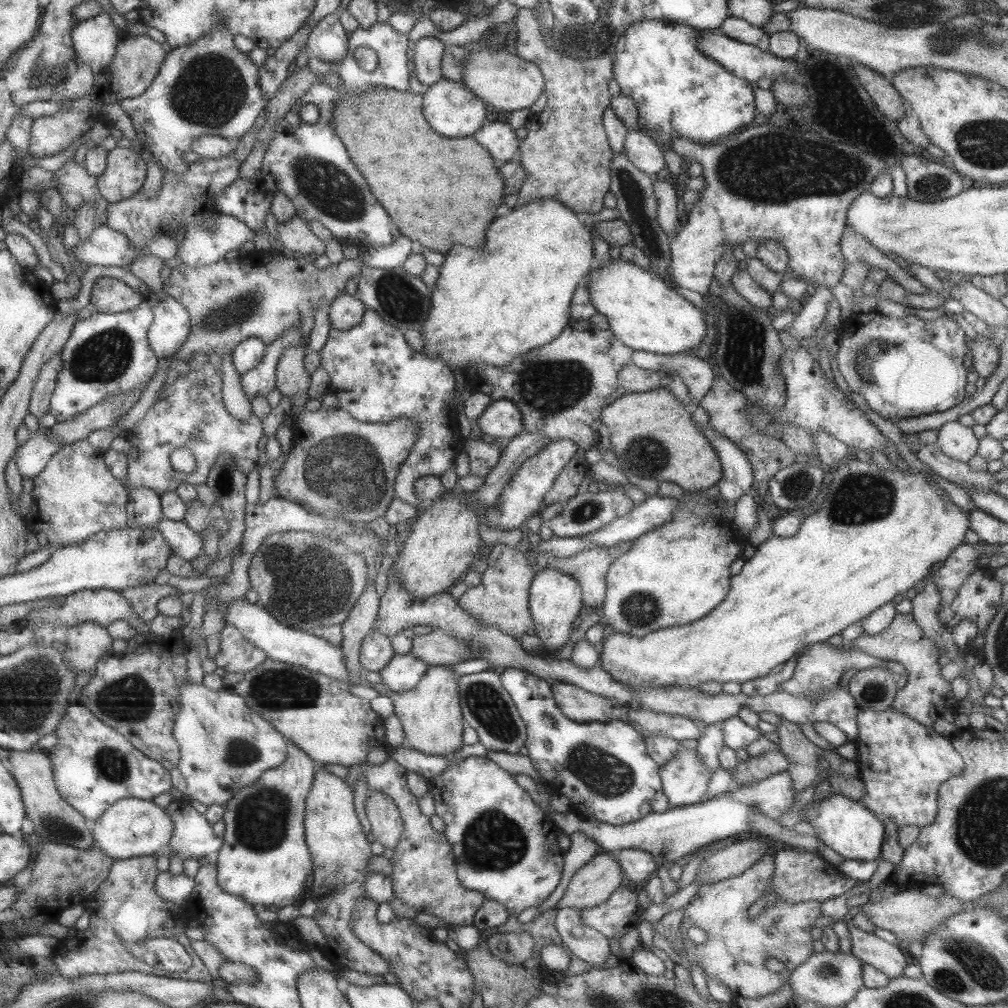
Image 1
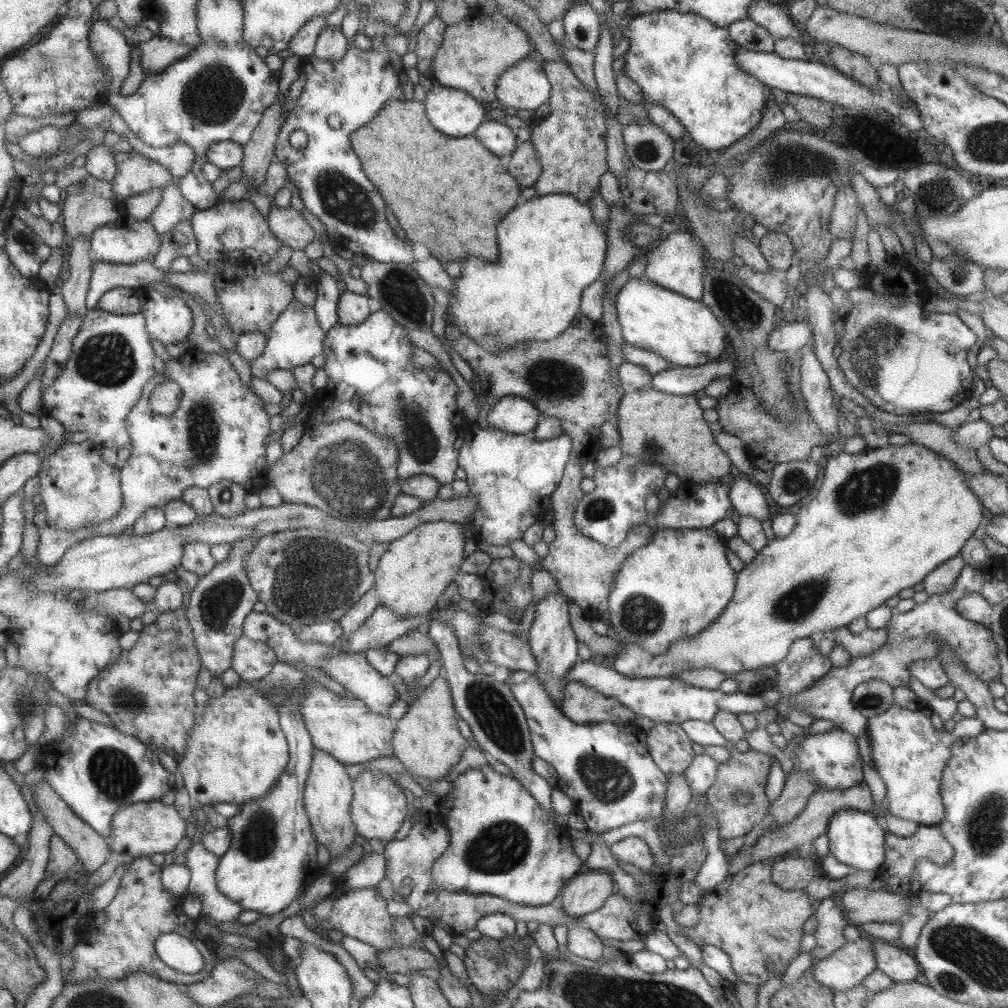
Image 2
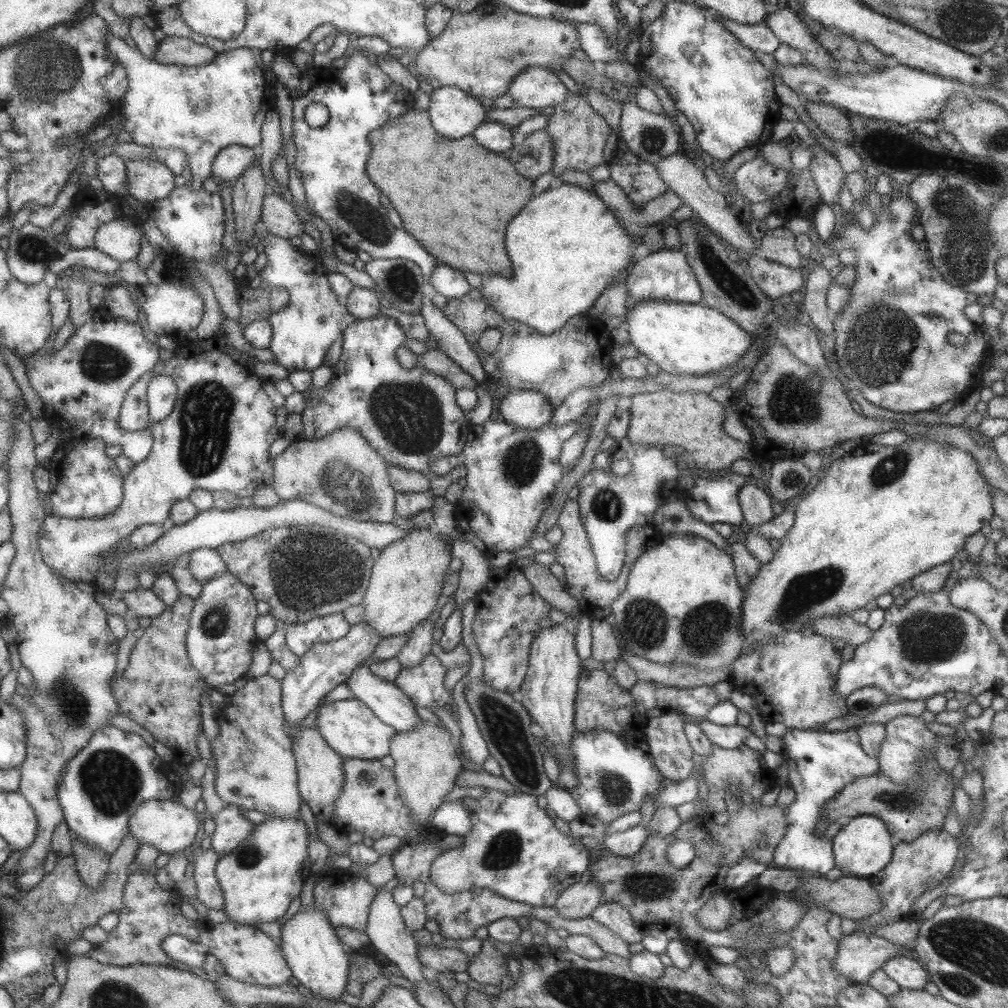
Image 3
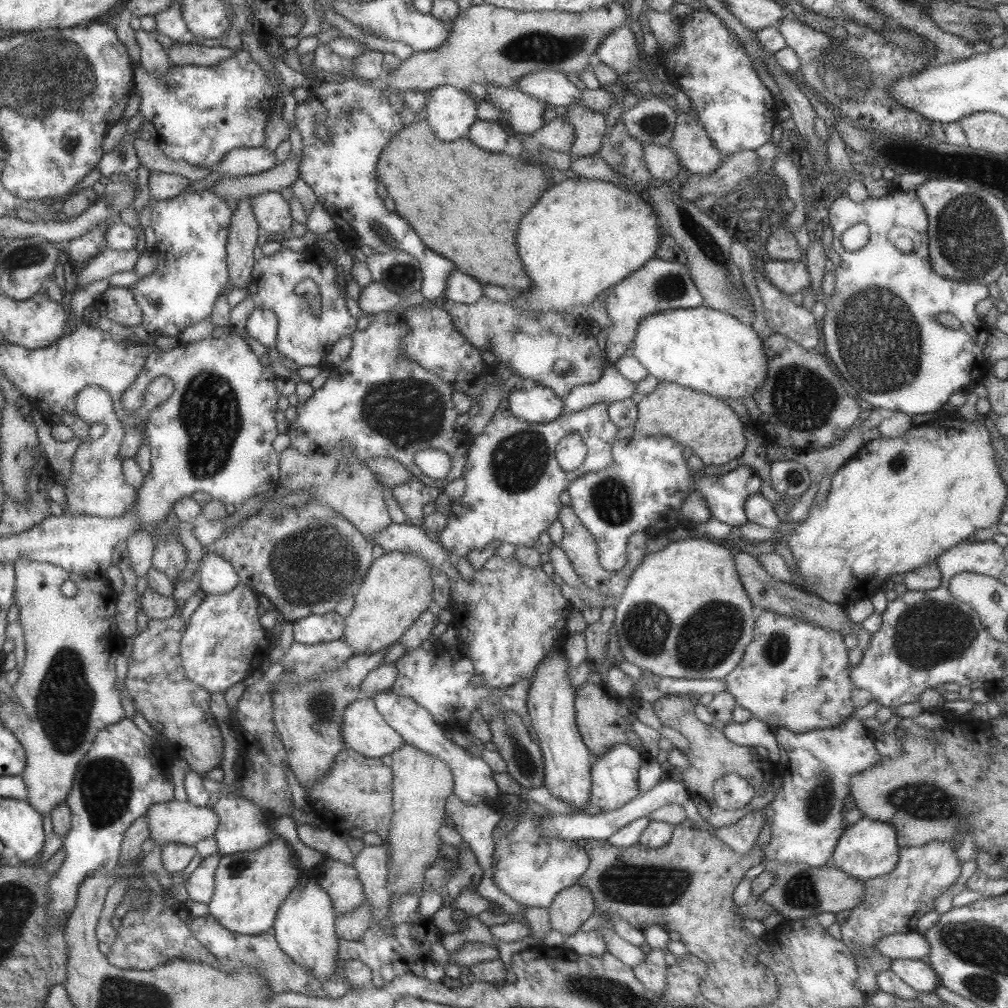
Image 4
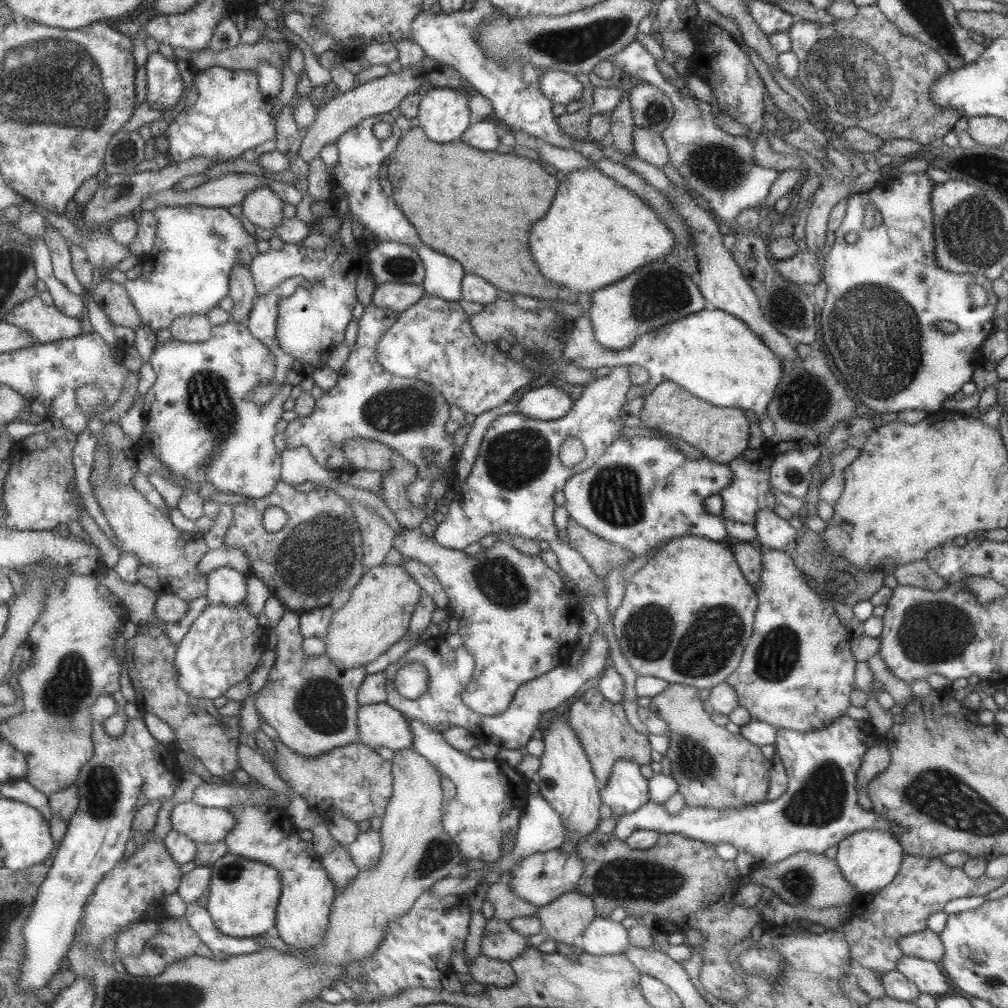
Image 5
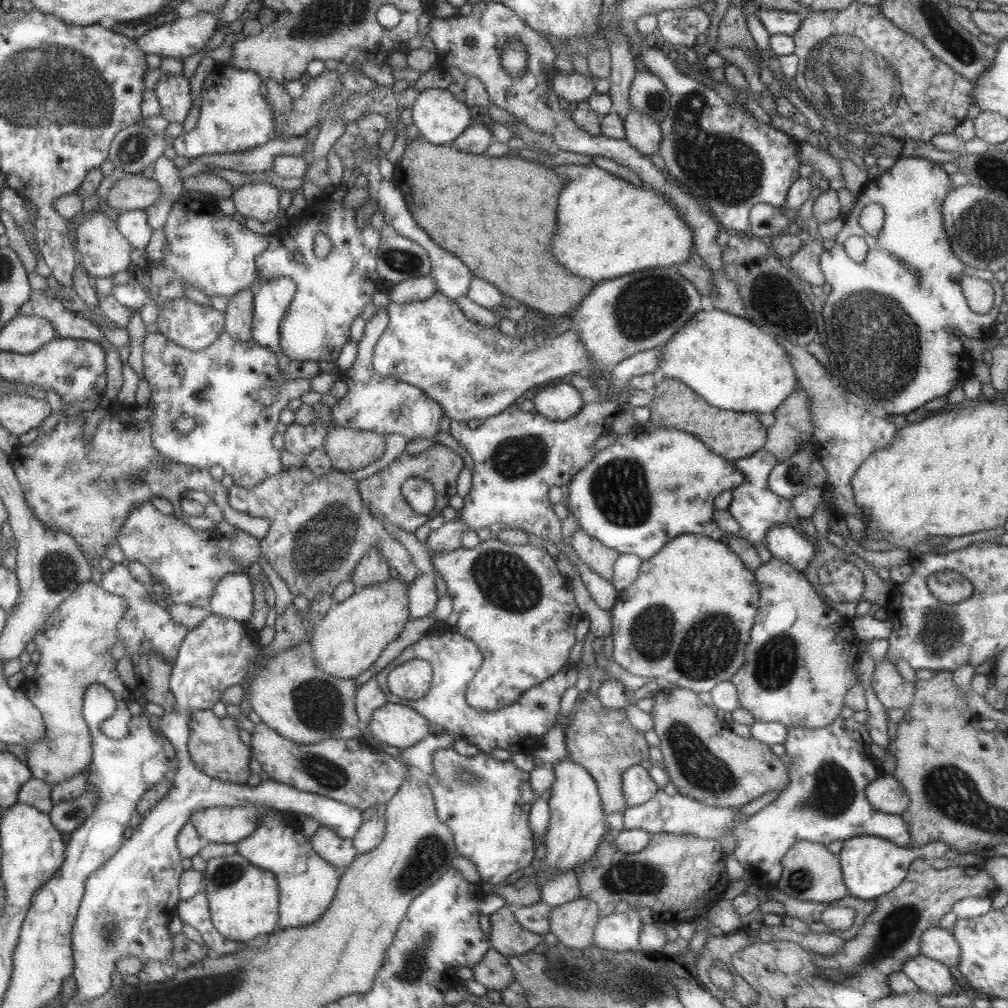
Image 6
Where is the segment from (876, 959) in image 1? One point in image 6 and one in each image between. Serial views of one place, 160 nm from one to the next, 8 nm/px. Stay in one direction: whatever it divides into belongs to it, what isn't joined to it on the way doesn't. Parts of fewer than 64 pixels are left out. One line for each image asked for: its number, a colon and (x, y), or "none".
2: (889, 958)
3: (906, 972)
4: (914, 973)
5: (925, 975)
6: (928, 975)

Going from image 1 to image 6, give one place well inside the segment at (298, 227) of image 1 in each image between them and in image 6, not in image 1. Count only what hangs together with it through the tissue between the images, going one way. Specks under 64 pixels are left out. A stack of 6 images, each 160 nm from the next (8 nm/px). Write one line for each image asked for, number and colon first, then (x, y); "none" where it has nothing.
2: (286, 224)
3: (278, 216)
4: (271, 212)
5: (262, 207)
6: (258, 200)

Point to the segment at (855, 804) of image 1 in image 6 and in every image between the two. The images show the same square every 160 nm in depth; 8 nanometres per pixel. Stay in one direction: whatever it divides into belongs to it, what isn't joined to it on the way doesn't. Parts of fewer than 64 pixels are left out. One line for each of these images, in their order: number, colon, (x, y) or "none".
2: (855, 838)
3: (862, 846)
4: (867, 848)
5: (868, 859)
6: (871, 866)

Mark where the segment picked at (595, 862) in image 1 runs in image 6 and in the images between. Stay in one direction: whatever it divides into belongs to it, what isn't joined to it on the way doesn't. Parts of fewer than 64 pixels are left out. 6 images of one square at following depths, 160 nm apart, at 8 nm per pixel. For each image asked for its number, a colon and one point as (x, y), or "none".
2: (585, 892)
3: (577, 901)
4: (572, 906)
5: (564, 919)
6: (572, 924)

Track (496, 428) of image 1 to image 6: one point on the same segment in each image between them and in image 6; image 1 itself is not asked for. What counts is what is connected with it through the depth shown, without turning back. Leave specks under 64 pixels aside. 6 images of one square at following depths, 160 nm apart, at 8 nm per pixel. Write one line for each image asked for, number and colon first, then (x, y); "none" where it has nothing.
2: (513, 414)
3: (528, 409)
4: (537, 405)
5: (548, 402)
6: (560, 402)

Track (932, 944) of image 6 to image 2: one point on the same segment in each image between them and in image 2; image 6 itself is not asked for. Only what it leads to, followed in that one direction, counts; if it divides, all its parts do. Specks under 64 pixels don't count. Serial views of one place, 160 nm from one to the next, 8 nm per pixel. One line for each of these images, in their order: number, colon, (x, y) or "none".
2: (844, 969)
3: (859, 954)
4: (910, 945)
5: (925, 945)

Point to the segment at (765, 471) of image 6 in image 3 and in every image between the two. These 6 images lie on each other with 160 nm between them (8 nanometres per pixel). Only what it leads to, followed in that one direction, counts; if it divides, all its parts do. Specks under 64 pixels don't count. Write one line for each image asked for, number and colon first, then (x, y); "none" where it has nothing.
3: (714, 501)
4: (725, 495)
5: (750, 490)

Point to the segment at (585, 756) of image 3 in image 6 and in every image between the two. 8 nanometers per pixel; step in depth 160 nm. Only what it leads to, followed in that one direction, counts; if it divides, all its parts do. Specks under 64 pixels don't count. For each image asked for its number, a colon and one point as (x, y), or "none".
4: (613, 774)
5: (626, 790)
6: (637, 787)

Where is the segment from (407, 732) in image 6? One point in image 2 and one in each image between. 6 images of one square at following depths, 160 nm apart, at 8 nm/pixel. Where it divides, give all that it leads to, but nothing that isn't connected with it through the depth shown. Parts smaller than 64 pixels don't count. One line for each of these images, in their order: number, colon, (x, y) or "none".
2: (344, 728)
3: (352, 730)
4: (362, 729)
5: (379, 724)

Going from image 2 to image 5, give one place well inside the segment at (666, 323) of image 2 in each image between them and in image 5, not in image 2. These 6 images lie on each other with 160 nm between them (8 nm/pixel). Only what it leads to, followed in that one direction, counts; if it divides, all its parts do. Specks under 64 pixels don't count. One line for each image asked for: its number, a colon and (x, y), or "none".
3: (680, 338)
4: (709, 351)
5: (713, 355)

